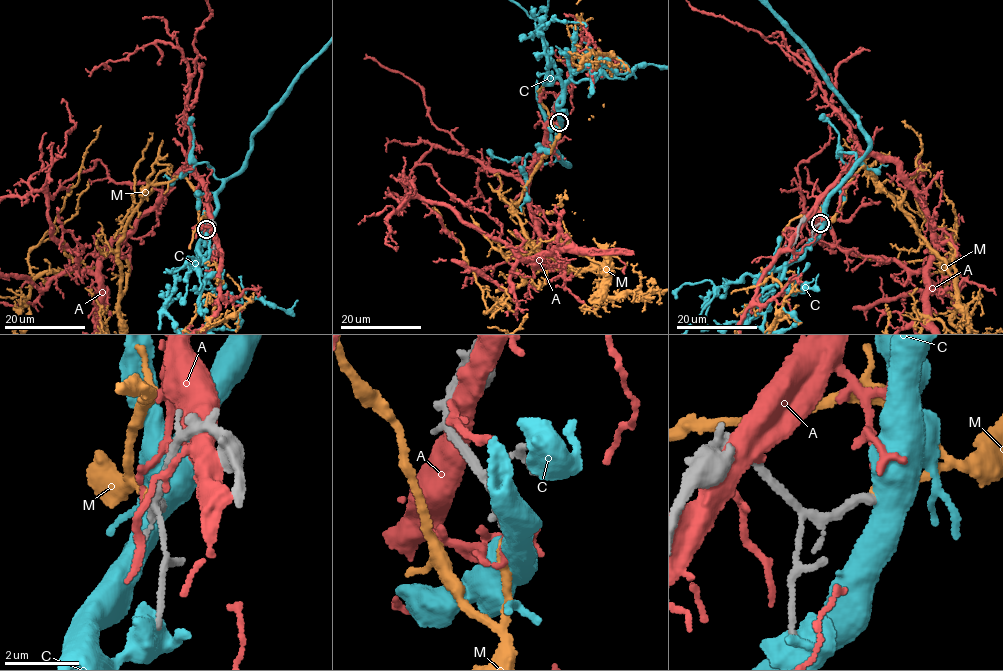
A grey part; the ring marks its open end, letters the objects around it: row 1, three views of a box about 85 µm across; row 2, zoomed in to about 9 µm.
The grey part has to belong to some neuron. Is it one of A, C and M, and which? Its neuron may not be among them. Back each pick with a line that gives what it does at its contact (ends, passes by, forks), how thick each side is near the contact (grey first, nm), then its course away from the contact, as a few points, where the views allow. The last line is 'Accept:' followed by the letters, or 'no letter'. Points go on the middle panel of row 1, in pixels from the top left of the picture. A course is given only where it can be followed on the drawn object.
M: it ends there; 280 nm thick on the grey side, 240 nm on the other
Accept: M

